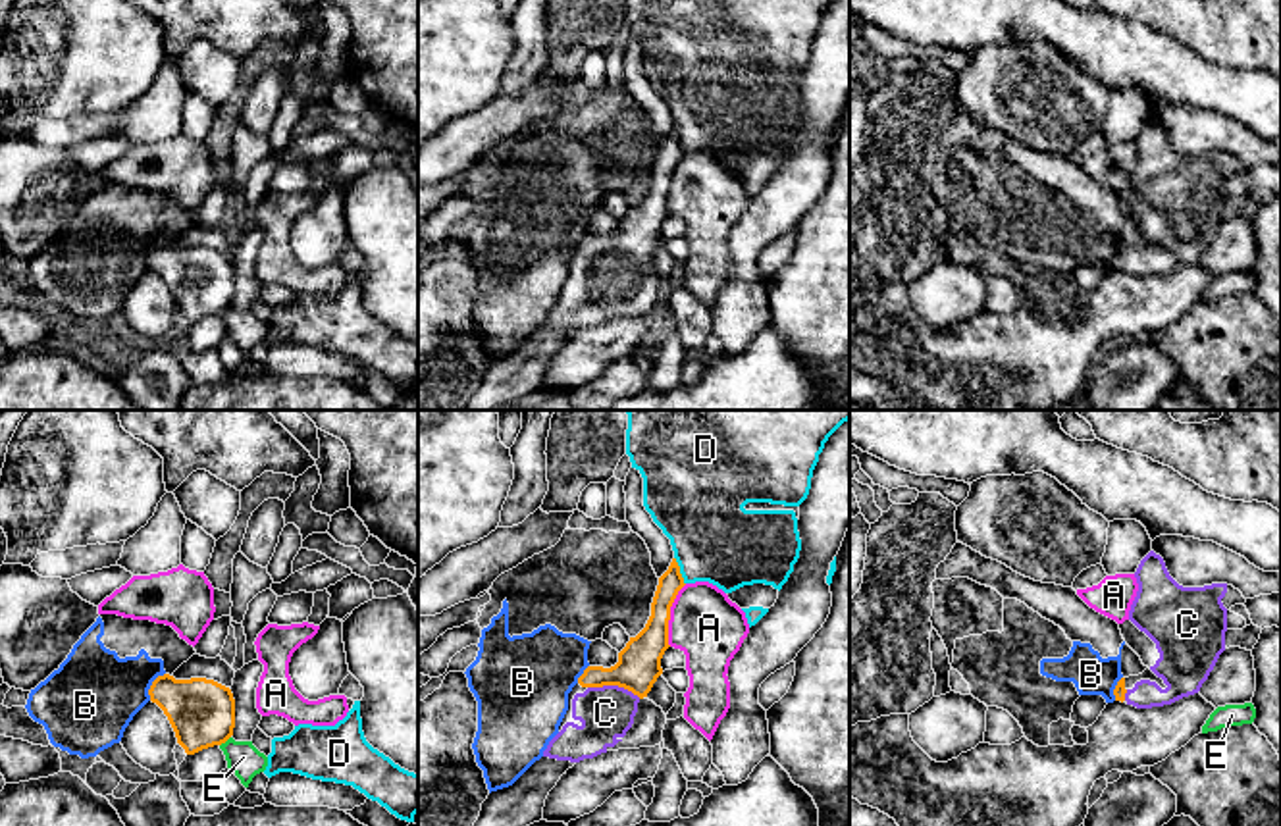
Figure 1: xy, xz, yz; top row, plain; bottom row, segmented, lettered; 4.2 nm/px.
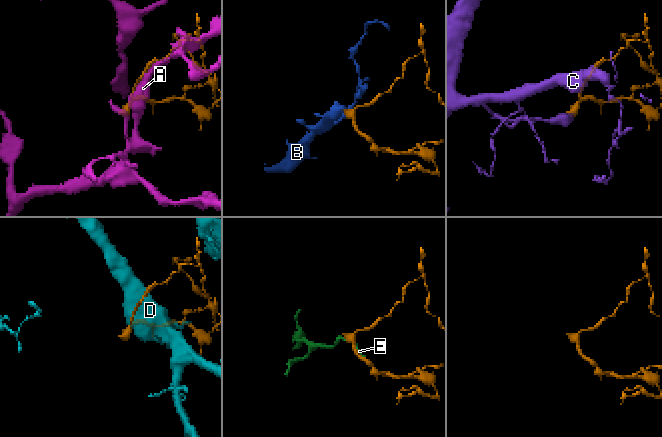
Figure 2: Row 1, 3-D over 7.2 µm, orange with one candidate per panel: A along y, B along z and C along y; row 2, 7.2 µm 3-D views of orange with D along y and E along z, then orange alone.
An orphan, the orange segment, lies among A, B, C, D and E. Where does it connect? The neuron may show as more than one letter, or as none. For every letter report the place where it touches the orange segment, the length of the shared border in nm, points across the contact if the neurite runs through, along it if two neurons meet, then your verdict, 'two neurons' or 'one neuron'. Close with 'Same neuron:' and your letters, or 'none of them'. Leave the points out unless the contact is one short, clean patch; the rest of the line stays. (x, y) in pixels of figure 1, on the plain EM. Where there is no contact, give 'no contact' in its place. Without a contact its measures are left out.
A: contact xz (669, 183); length 280 nm; two neurons
B: contact xy (151, 255); length 140 nm; border xy (164, 241), (153, 251), (149, 268); two neurons
C: contact xz (615, 253); length 220 nm; way xz (638, 235), (615, 253), (605, 282); one neuron
D: contact xz (679, 139); length 130 nm; two neurons
E: contact xy (224, 310); length 60 nm; two neurons
Same neuron: C

